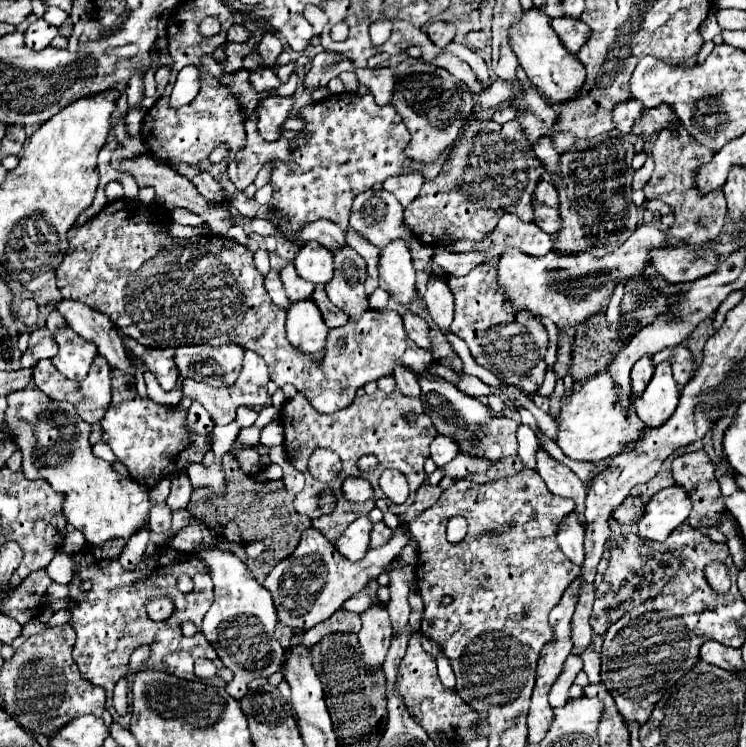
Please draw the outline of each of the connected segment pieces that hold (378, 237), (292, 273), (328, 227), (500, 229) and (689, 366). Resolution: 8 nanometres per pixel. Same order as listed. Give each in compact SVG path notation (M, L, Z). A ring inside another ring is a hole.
M366 190L366 192L362 192L362 194L358 194L356 198L354 198L354 206L352 206L352 212L350 212L350 226L354 228L354 230L358 230L360 234L364 234L372 244L376 244L378 248L384 248L388 242L392 242L392 240L396 240L396 238L402 238L406 244L408 244L408 248L412 250L412 260L416 262L414 264L414 268L416 270L424 270L426 268L426 264L428 264L428 260L432 258L432 254L434 254L434 250L430 248L430 250L422 250L422 244L418 242L418 240L412 240L410 238L410 234L404 230L404 226L402 226L402 218L404 218L404 208L400 206L400 202L394 198L394 194L390 194L390 192L386 192L386 190L376 190L376 192L372 192L372 190Z
M288 264L286 268L280 270L280 278L282 278L282 284L284 284L284 290L288 294L288 298L292 302L298 302L298 300L304 300L304 298L310 298L312 296L312 290L314 290L314 284L310 282L304 282L292 264Z
M316 220L316 222L304 224L298 232L294 232L294 238L296 242L318 240L326 248L340 248L346 244L342 228L330 220Z
M506 212L486 238L478 242L470 242L470 240L454 242L450 250L452 252L481 251L486 252L486 256L500 256L508 246L514 246L524 254L544 256L548 254L548 250L552 250L554 240L546 232L542 232L534 222L522 222L516 214Z
M682 344L668 346L668 348L664 348L652 356L654 366L660 362L666 362L666 360L672 364L672 372L674 372L674 378L678 384L686 384L692 378L696 366L692 360L692 352L688 348L684 348Z

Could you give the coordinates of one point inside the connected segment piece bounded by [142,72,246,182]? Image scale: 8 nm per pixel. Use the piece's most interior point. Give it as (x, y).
(189, 134)

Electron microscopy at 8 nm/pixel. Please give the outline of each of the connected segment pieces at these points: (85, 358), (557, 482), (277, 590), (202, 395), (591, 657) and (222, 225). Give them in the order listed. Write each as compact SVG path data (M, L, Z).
M72 328L56 336L58 354L52 358L54 366L71 380L80 381L88 374L94 358L99 354L96 346L80 338Z
M544 448L536 450L536 472L546 482L552 494L572 498L576 502L576 512L580 514L580 522L584 524L584 500L586 488L582 480L562 462L554 460Z
M308 528L302 532L298 548L270 570L264 586L272 594L278 622L294 630L308 630L328 620L342 606L344 598L350 598L364 588L364 582L368 582L368 578L378 578L382 572L388 572L388 566L392 566L396 558L404 558L404 562L416 564L416 554L418 550L416 542L412 542L412 536L404 538L400 530L394 530L394 536L384 546L370 548L362 560L350 562L320 530Z
M244 350L244 366L242 366L236 382L230 388L214 388L214 386L208 386L204 382L190 380L190 378L178 378L176 386L182 388L182 396L192 398L192 402L200 402L206 408L206 412L212 416L216 426L226 426L236 418L236 408L238 406L254 408L254 406L264 406L268 402L268 392L266 392L268 380L270 380L268 368L262 362L262 358L252 350Z
M594 644L584 648L580 658L584 660L584 672L588 674L590 682L600 682L600 654L594 650Z
M140 154L140 156L136 156L136 158L126 158L126 160L122 160L118 172L122 172L122 174L132 174L134 180L136 180L136 184L138 184L138 188L152 186L152 188L156 190L156 202L158 202L160 206L164 206L168 212L174 210L174 208L186 208L186 210L190 210L190 212L200 214L202 220L208 224L208 228L210 228L212 234L226 236L228 228L234 226L234 218L224 218L224 210L222 210L222 208L210 206L208 200L198 194L196 186L194 186L188 178L180 176L180 174L178 174L172 166L168 166L168 164L158 164L158 162L156 162L152 156L148 156L148 154Z

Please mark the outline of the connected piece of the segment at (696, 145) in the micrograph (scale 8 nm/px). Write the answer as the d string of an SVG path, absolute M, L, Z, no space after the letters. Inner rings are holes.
M672 122L668 128L660 130L654 146L652 146L652 158L655 168L652 178L646 182L644 196L646 200L660 200L668 204L674 212L674 224L668 228L668 236L674 242L688 244L688 246L702 246L718 238L724 216L726 216L726 198L722 190L712 190L706 194L700 194L696 186L696 174L702 164L708 164L714 152L700 144L688 130L682 126L682 122Z

